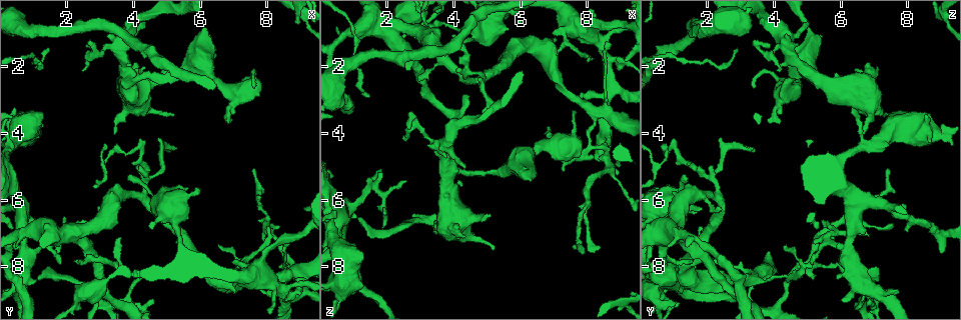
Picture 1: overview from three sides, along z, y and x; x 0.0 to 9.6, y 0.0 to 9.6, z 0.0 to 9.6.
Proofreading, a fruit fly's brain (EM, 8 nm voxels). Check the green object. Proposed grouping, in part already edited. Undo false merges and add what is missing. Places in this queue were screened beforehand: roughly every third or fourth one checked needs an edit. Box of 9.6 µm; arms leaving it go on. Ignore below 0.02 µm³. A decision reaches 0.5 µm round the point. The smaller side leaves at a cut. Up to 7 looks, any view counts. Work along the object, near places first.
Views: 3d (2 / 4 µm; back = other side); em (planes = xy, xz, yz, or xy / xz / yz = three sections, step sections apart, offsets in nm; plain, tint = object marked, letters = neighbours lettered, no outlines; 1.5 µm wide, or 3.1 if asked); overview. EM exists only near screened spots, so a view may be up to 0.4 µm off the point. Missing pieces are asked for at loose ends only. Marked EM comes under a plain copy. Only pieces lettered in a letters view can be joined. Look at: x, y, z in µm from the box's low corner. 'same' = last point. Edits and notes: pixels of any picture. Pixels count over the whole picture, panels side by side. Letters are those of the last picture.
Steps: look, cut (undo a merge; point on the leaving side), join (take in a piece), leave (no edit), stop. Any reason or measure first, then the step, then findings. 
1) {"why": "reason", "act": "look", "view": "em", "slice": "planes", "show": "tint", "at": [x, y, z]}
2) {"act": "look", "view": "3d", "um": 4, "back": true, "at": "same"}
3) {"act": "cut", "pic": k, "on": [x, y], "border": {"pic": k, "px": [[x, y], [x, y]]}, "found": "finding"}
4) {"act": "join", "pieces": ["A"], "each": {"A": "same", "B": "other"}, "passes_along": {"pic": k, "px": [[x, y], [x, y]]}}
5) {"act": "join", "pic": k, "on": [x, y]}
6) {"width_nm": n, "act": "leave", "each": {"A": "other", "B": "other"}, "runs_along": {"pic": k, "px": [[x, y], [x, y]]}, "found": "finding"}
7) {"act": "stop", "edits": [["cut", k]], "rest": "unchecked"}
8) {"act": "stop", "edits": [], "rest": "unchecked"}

{"act": "look", "view": "em", "slice": "xy", "step": 8, "show": "tint", "at": [2.95, 6.30, 2.40]}

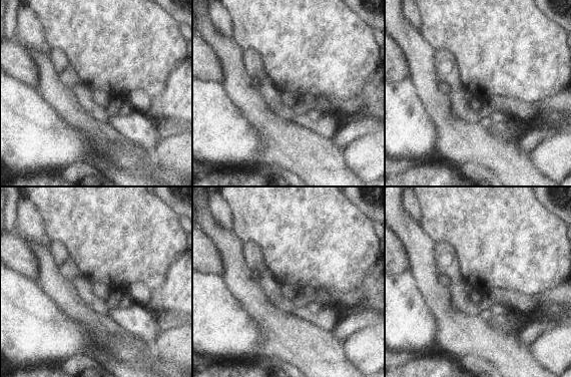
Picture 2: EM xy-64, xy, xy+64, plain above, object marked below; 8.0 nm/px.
{"why": "cut it another way", "act": "look", "view": "em", "slice": "planes", "show": "letters", "at": "same"}

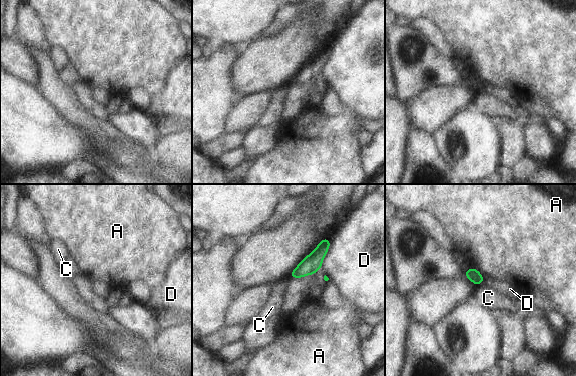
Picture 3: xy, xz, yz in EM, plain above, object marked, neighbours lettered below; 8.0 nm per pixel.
{"act": "leave", "each": {"A": "other", "C": "other", "D": "other"}, "border": {"pic": 3, "px": [[329, 238], [321, 271]]}, "found": "no lettered piece goes on from it"}

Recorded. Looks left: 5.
{"why": "tapers out", "act": "look", "view": "3d", "um": 4, "at": [2.55, 2.15, 4.25]}

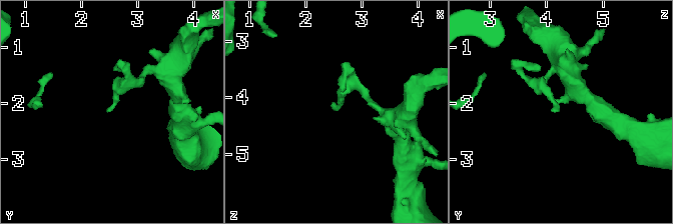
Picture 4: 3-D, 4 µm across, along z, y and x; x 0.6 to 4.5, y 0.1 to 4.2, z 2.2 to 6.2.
{"act": "look", "view": "em", "slice": "planes", "show": "letters", "at": [2.50, 2.15, 4.20]}

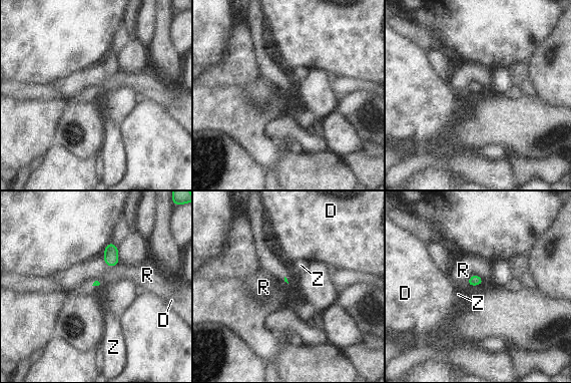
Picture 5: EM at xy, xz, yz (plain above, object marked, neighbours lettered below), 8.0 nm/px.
{"longest_contact_nm": ["R", 150], "act": "leave", "each": {"D": "other", "R": "other", "Z": "other"}, "found": "no lettered piece goes on from it"}

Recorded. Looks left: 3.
{"why": "tapers out", "act": "look", "view": "em", "slice": "xy", "step": 8, "show": "tint", "at": [5.10, 3.45, 7.55]}

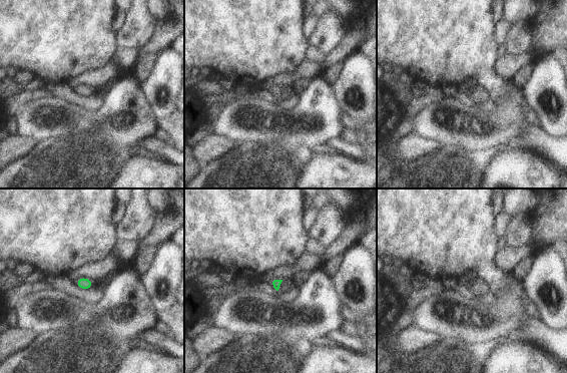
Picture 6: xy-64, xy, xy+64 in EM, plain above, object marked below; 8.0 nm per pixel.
{"act": "look", "view": "em", "slice": "planes", "show": "letters", "at": "same"}

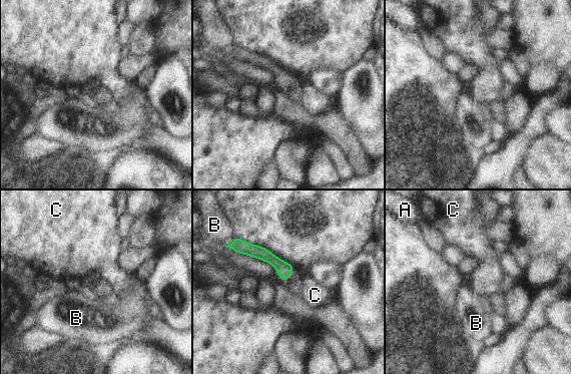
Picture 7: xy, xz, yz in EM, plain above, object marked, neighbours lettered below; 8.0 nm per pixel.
{"act": "leave", "each": {"A": "other", "B": "other", "C": "other"}, "found": "none of them fits"}

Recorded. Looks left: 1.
{"act": "stop", "edits": [], "rest": "unchecked"}

